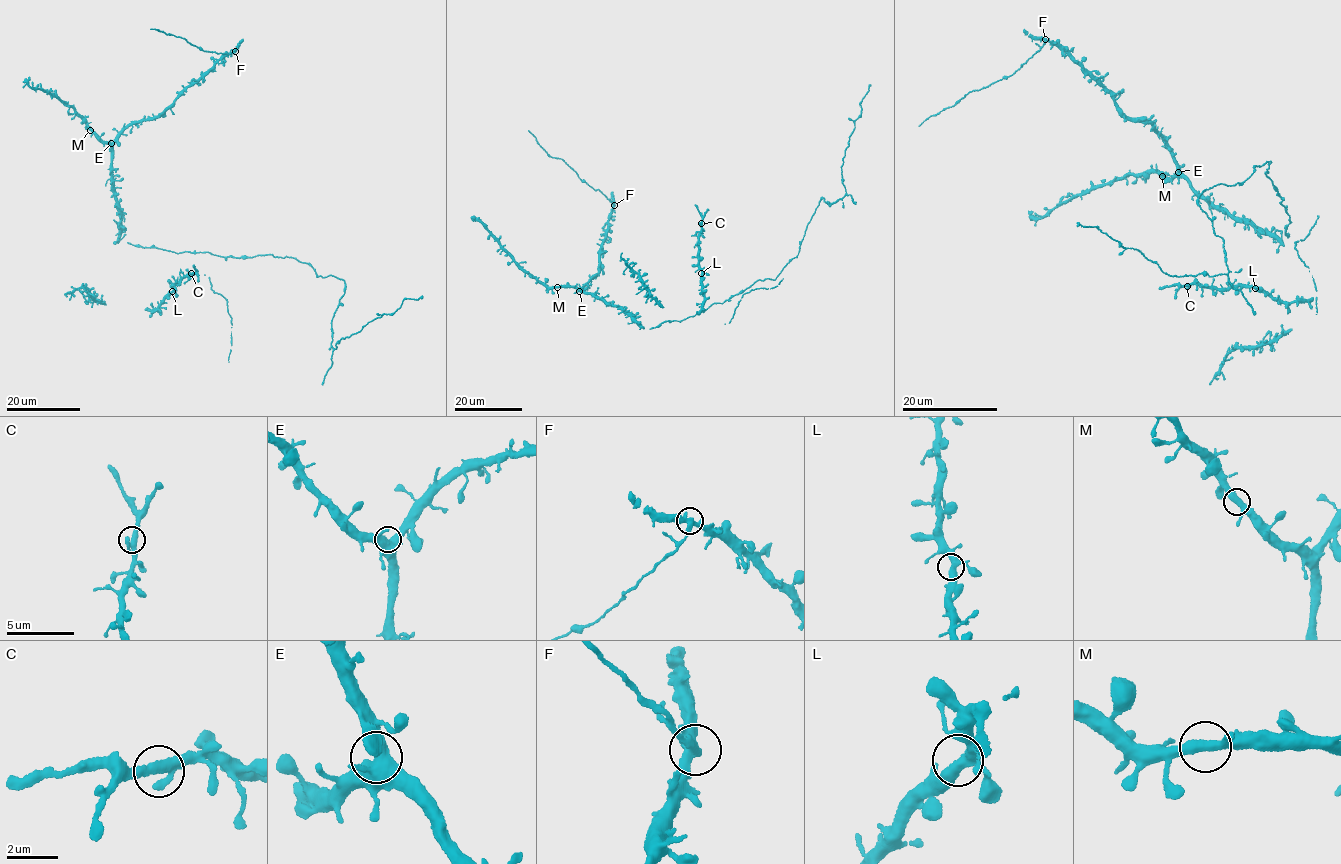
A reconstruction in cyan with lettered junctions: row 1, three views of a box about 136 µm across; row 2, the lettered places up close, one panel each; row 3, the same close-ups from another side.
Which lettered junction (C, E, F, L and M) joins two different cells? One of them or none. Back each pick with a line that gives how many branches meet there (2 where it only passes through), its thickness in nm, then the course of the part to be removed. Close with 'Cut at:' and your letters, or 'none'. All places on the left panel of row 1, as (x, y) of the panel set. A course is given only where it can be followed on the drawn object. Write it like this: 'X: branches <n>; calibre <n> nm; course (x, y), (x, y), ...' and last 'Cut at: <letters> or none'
F: branches 3; calibre 360 nm; course (235, 51), (228, 54), (202, 51), (183, 38), (151, 29)
Cut at: F

